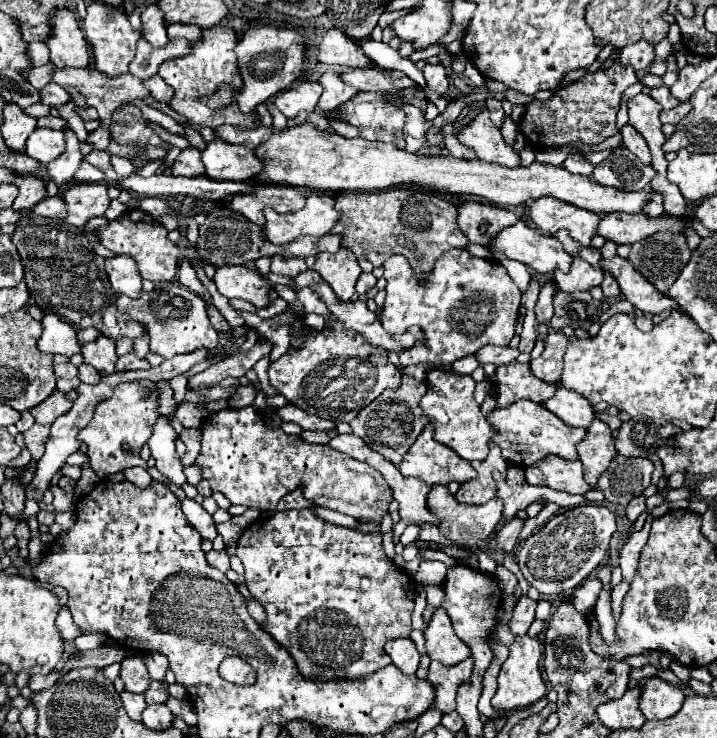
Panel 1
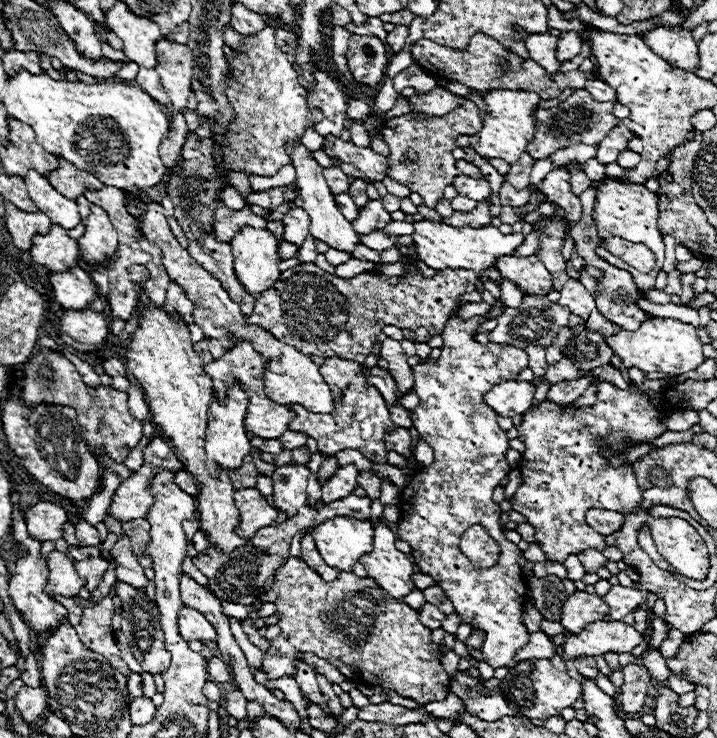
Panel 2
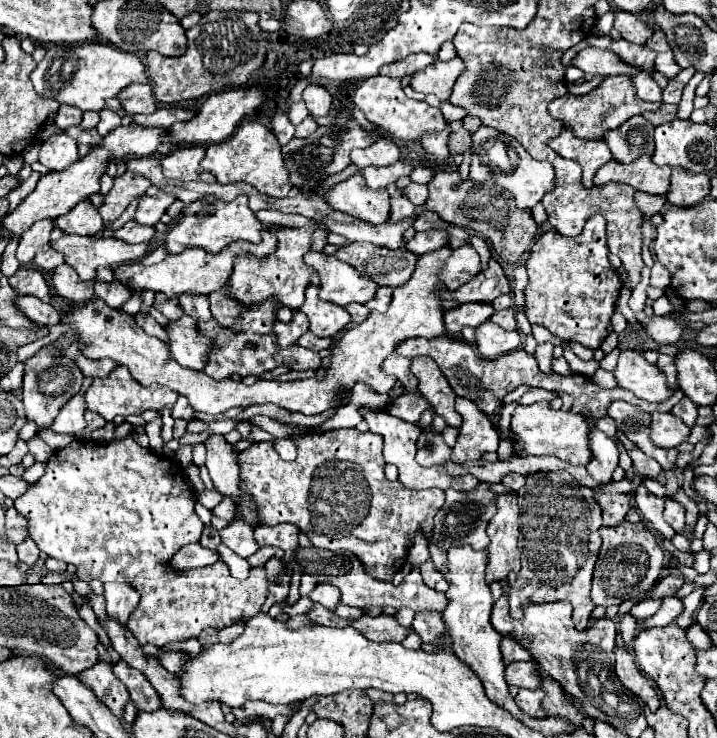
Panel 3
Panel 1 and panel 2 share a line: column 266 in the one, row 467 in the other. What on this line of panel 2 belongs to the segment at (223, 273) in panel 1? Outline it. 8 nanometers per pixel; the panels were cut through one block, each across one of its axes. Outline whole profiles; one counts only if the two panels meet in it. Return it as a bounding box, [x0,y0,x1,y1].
[274,466,310,516]

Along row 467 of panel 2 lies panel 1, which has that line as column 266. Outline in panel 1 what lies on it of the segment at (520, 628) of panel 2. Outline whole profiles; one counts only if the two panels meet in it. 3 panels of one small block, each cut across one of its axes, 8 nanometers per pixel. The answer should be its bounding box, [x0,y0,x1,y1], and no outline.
[196,408,392,522]

